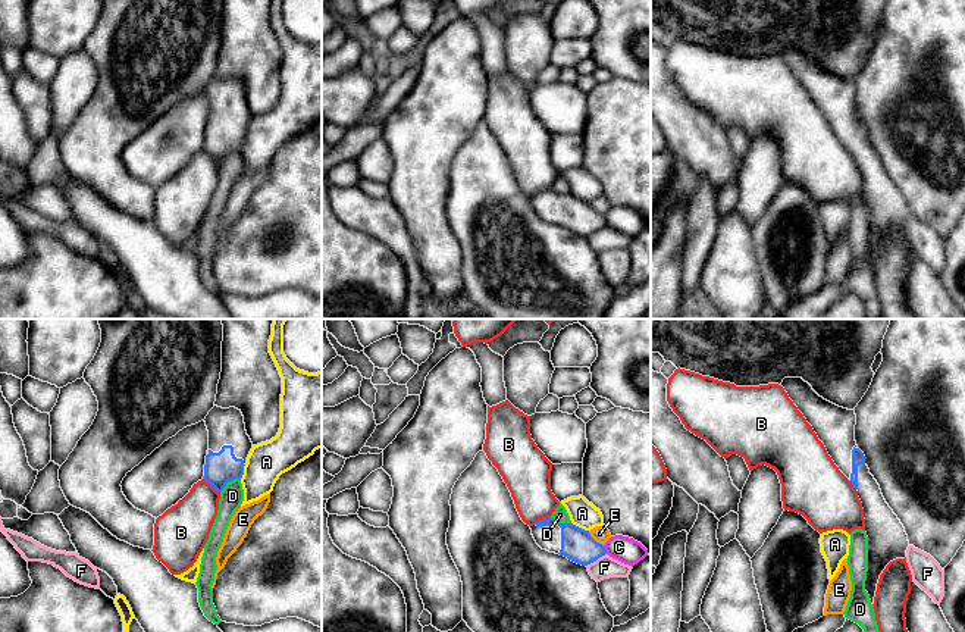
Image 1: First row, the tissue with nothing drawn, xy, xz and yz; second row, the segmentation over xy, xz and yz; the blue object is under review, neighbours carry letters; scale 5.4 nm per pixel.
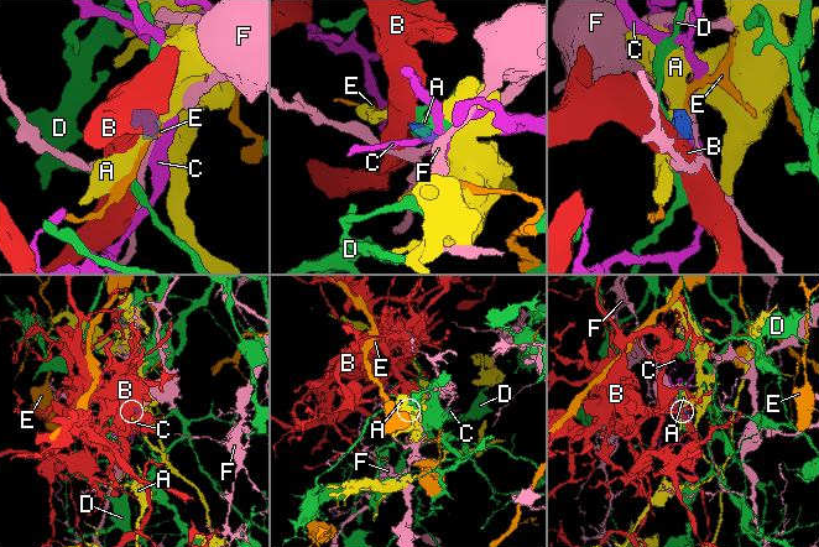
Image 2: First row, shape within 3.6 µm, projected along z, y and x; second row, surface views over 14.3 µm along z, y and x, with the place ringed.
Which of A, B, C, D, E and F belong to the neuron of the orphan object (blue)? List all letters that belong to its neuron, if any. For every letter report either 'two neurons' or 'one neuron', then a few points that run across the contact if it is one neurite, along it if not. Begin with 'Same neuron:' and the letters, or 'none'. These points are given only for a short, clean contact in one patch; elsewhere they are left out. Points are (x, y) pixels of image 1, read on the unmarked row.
Same neuron: none
A: two neurons; line xz (572, 193), (588, 202)
B: two neurons; line xy (203, 149), (219, 163)
C: two neurons; line xz (604, 216), (607, 224)
D: two neurons; line xy (240, 150), (231, 150), (221, 163)
E: two neurons; line xz (588, 202), (604, 216)
F: two neurons; line xz (605, 224), (586, 237)

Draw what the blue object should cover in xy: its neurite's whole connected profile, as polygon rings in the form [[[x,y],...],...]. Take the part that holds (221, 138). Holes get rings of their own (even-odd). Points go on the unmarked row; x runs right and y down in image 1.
[[[214,76],[204,93],[209,101],[209,121],[203,150],[222,163],[228,153],[241,151],[253,113],[247,106],[244,87],[235,78]]]

